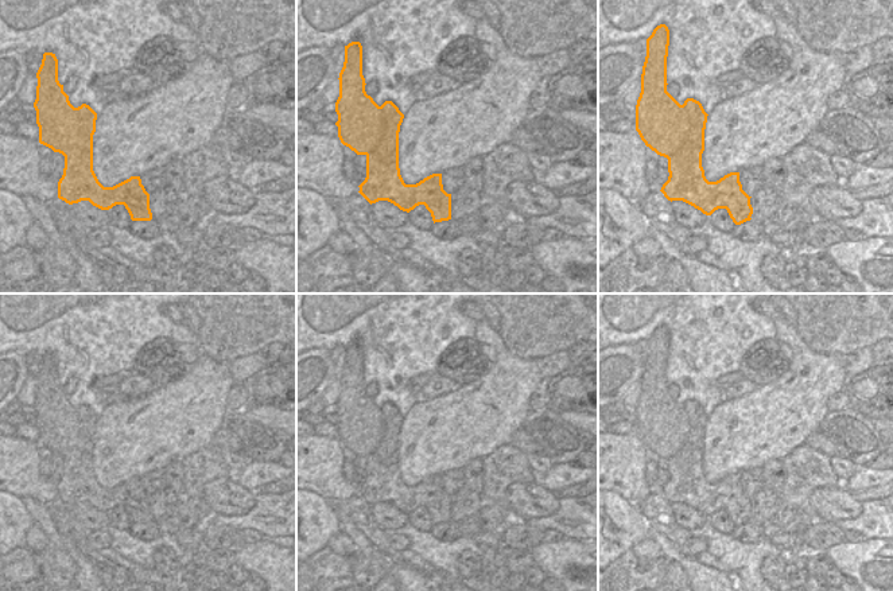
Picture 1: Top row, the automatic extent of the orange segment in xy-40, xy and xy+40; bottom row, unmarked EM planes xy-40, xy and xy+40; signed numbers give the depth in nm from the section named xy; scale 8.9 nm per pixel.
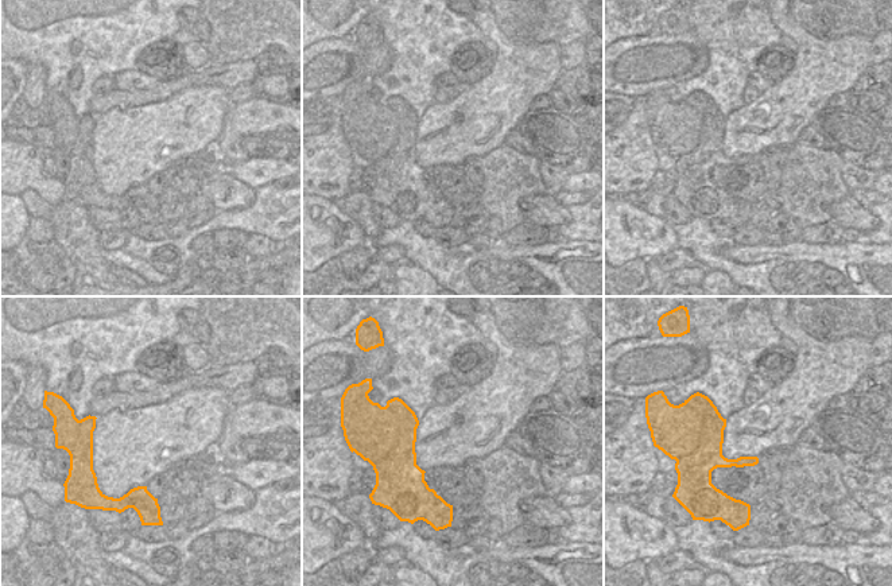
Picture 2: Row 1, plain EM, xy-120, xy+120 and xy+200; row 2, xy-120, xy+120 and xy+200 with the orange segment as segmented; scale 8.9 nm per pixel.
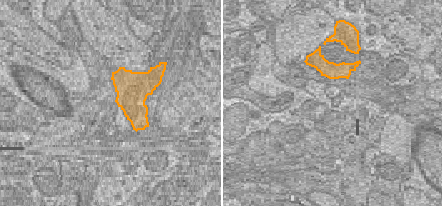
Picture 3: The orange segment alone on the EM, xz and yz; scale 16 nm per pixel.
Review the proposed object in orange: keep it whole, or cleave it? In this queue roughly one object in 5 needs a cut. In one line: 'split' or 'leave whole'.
split

